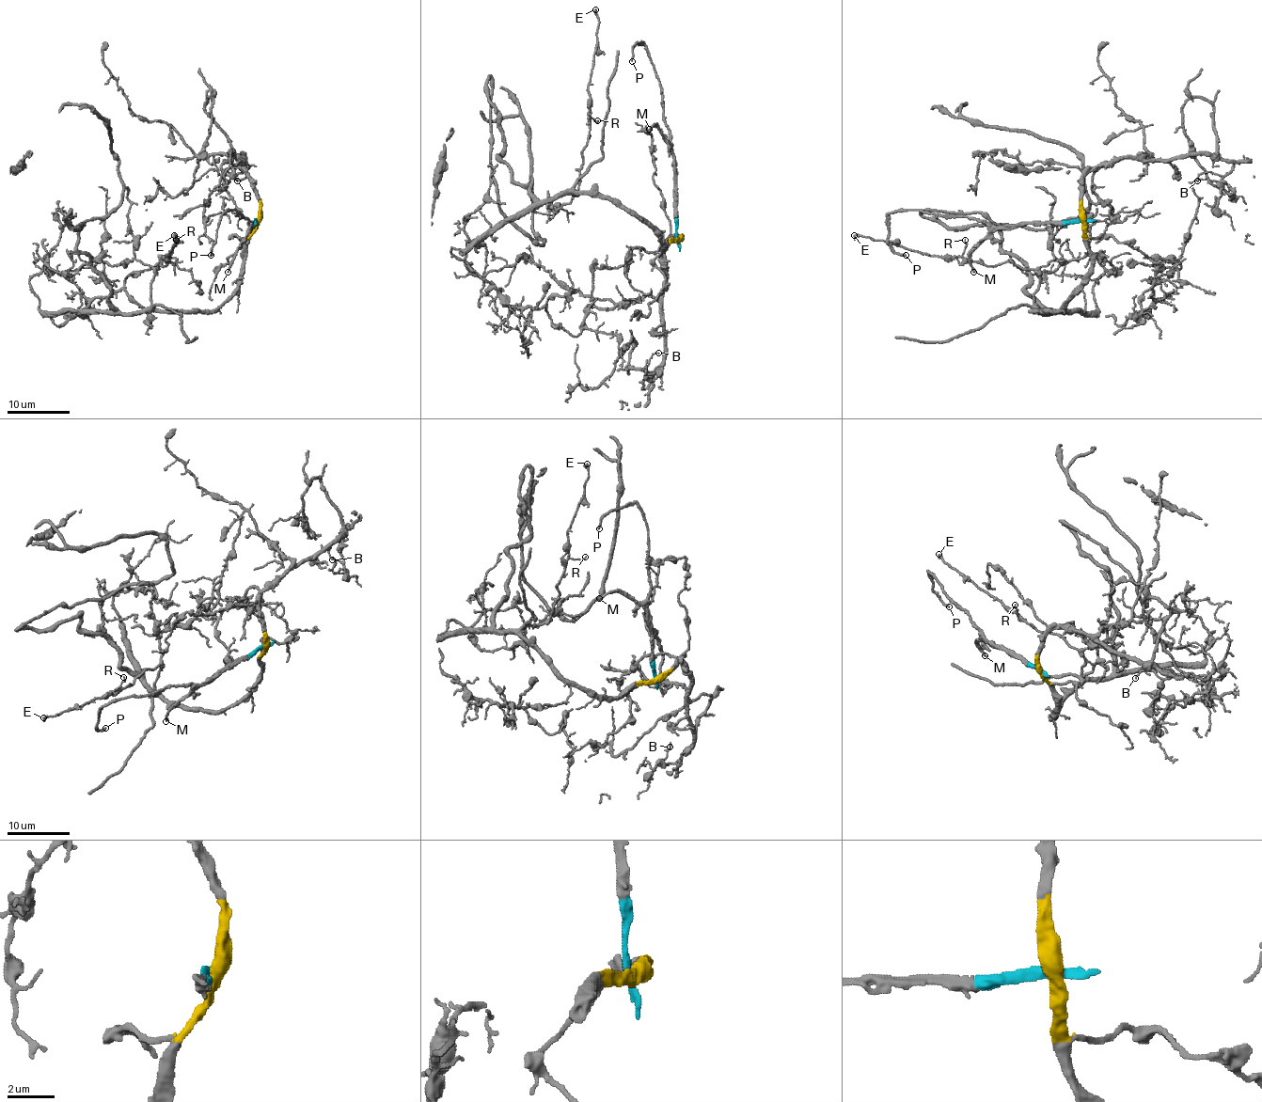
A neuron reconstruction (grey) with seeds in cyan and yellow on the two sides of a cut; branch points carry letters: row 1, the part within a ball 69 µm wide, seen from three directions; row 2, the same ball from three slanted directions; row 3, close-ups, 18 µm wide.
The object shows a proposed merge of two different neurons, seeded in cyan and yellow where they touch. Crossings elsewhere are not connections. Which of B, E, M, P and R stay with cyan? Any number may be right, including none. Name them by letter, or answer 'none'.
M, P

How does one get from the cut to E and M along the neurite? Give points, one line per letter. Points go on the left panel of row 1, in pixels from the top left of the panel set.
E: (257, 220), (238, 288), (214, 309), (152, 305), (152, 278), (162, 261), (167, 262), (174, 234)
M: (257, 220), (235, 252), (228, 272)

